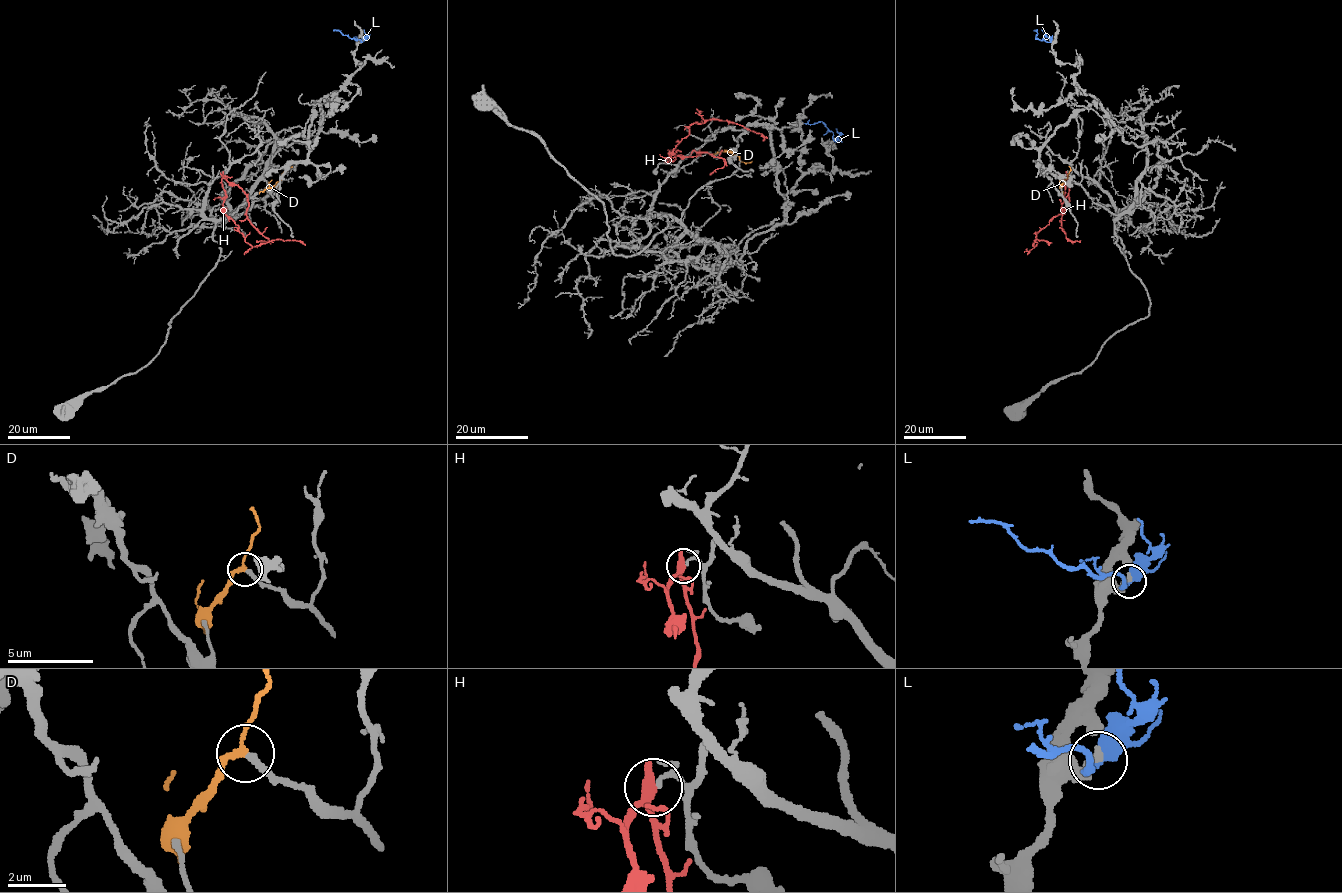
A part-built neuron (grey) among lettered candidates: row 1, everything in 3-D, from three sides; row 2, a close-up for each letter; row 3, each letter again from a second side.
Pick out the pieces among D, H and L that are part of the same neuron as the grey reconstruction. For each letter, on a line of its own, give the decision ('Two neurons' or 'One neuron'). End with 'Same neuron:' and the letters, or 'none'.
D: One neuron
H: Two neurons
L: Two neurons
Same neuron: D

